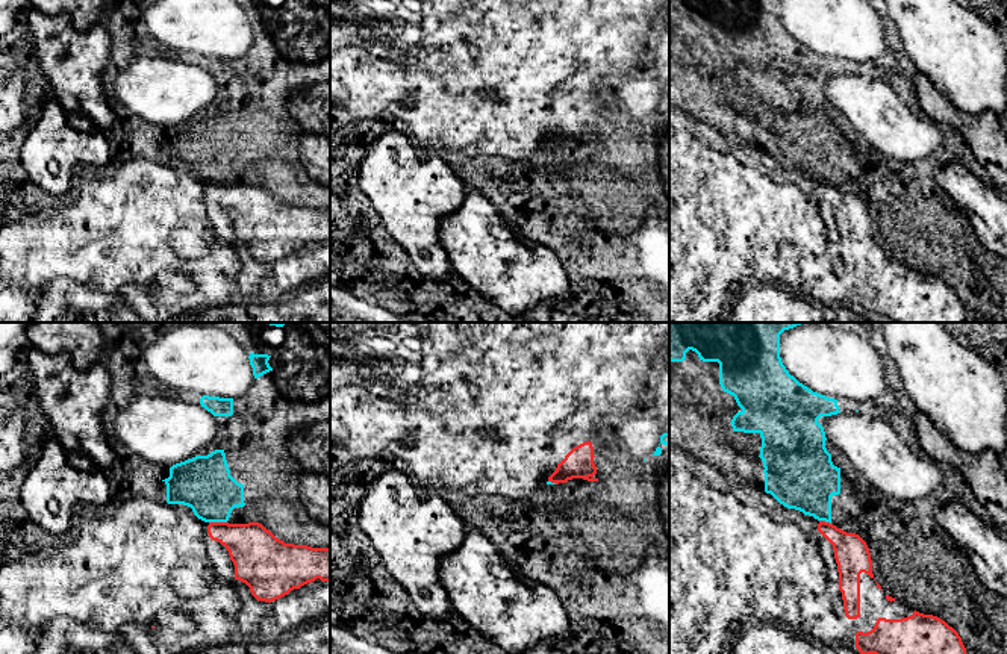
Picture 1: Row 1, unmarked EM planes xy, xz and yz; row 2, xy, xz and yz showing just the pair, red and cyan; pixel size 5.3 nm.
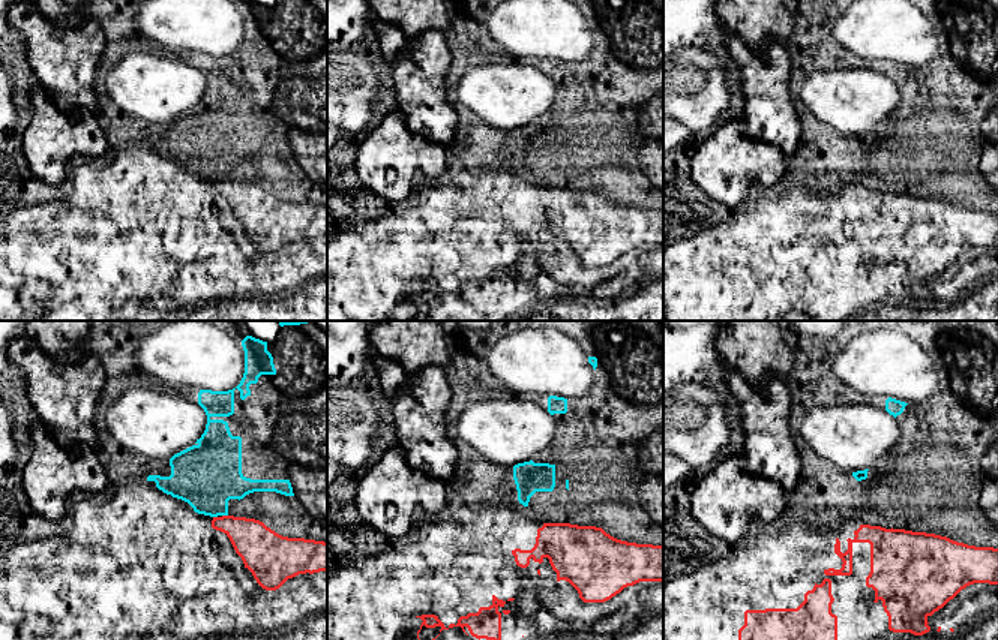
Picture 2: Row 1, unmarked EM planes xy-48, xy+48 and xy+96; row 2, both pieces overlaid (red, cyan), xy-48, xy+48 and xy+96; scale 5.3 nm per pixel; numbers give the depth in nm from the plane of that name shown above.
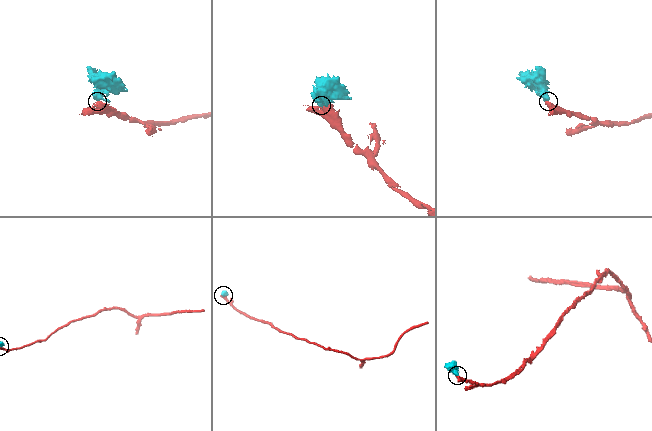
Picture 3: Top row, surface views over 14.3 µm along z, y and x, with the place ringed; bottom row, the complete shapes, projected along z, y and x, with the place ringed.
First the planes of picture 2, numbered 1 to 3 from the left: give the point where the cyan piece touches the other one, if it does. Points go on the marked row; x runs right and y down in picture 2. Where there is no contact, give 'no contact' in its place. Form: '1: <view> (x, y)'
1: xy-48 (225, 516)
2: no contact
3: no contact

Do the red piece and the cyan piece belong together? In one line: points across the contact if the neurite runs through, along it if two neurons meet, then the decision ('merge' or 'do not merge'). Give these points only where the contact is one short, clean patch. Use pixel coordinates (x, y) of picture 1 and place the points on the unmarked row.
border xy (209, 182), (226, 183); do not merge

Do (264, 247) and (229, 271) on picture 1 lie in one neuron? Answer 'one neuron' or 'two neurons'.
one neuron

